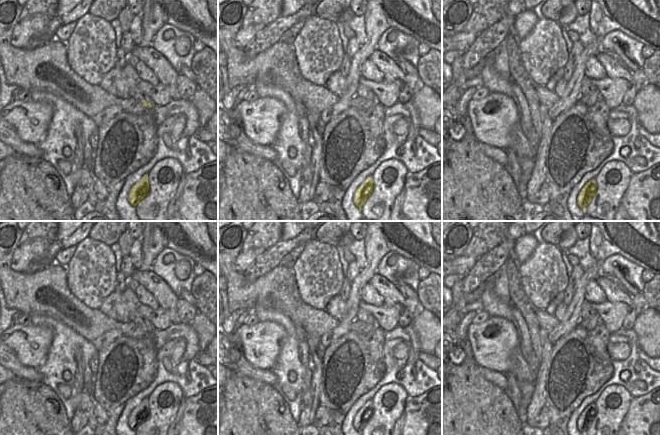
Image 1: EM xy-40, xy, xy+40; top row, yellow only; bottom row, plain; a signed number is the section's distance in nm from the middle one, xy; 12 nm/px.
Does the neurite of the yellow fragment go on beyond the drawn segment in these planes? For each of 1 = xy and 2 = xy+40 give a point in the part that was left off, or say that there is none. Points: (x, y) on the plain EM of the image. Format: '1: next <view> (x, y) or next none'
1: next none
2: next none

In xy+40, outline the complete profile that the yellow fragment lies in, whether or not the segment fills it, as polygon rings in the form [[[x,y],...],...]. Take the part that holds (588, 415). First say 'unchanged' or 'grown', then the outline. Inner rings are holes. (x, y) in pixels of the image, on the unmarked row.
unchanged; [[[596,402],[589,404],[581,413],[578,421],[577,428],[578,430],[585,434],[588,428],[590,427],[592,421],[596,417]]]

